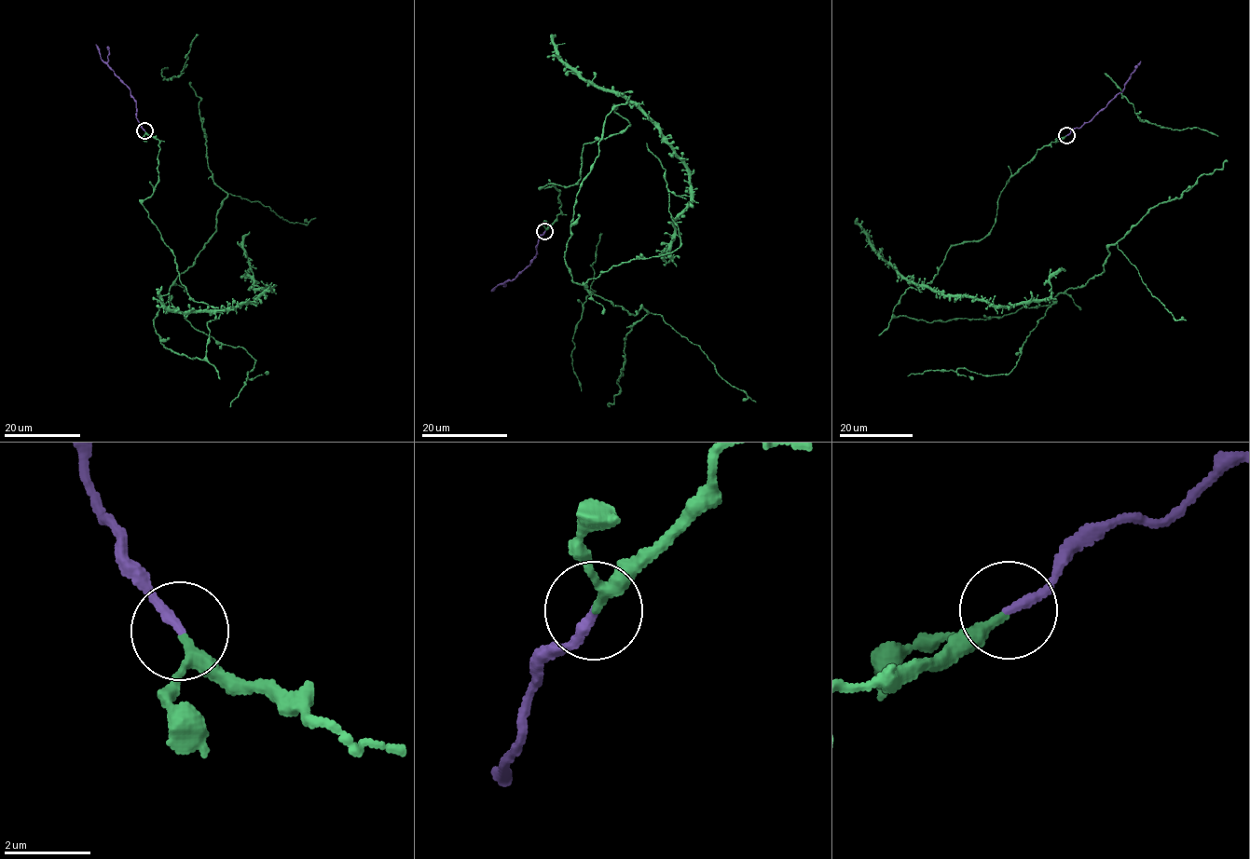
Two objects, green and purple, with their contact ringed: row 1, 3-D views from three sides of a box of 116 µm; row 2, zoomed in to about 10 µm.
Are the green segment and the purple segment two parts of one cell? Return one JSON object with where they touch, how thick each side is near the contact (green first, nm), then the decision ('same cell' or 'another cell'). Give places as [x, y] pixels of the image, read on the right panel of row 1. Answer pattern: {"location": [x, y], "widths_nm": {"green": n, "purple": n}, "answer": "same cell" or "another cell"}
{"location": [1066, 135], "widths_nm": {"green": 190, "purple": 200}, "answer": "same cell"}

